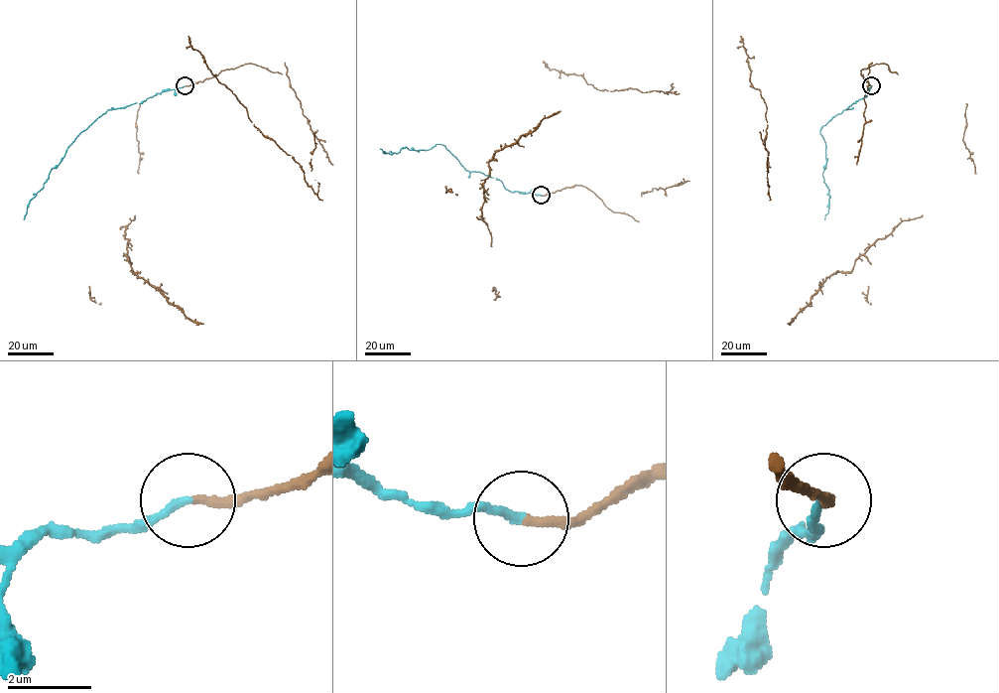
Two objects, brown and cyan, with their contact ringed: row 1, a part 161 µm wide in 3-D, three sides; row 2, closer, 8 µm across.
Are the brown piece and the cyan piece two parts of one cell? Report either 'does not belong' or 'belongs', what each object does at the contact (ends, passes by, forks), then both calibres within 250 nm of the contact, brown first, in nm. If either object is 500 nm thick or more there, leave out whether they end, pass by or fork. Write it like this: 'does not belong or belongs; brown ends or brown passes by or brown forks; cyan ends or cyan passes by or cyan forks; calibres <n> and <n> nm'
belongs; brown ends; cyan ends; calibres 220 and 190 nm

